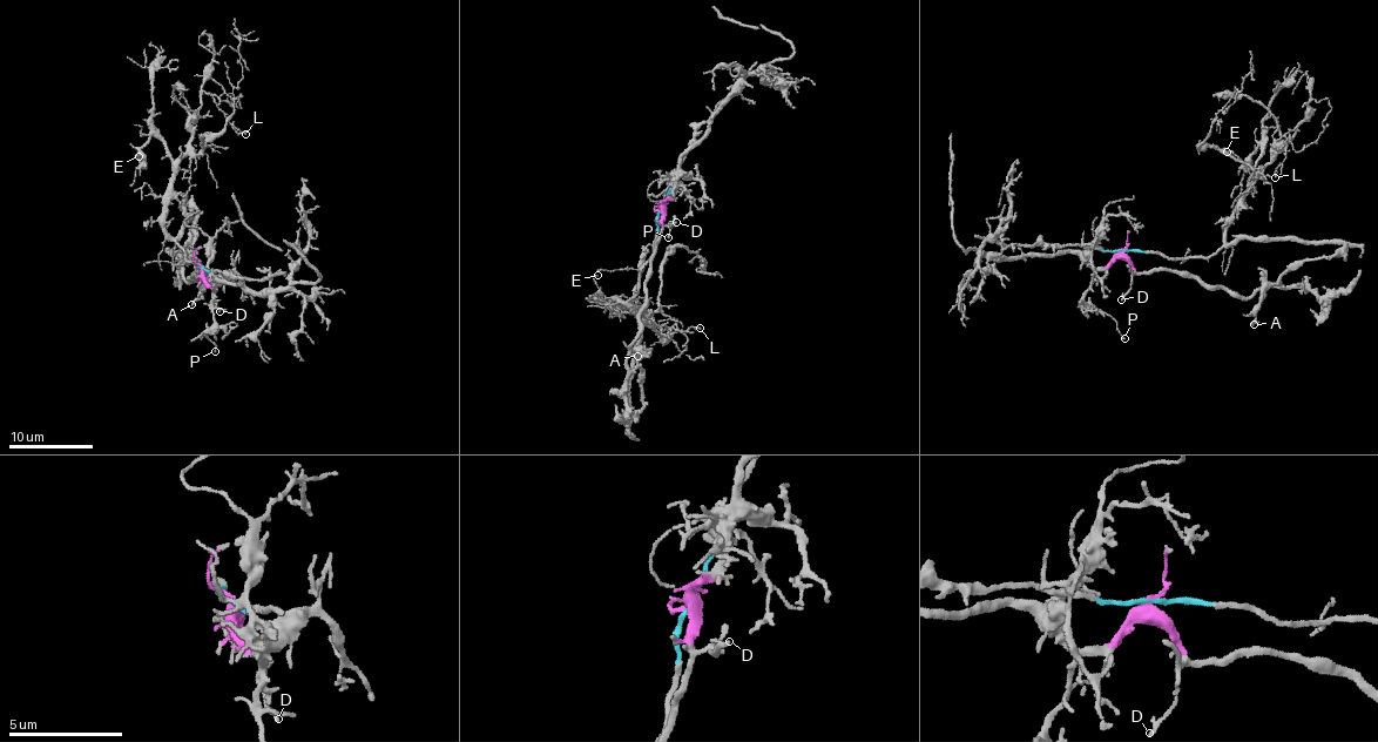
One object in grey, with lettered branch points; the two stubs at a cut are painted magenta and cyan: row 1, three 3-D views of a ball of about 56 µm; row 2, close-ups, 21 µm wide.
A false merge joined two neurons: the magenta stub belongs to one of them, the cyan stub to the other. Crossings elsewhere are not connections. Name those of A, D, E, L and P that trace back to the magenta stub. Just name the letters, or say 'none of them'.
A, D, P

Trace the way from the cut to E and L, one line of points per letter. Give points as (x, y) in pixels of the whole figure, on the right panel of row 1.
E: (1122, 250), (1211, 257), (1223, 243), (1225, 221), (1248, 187), (1262, 154), (1260, 144), (1244, 160), (1227, 152)
L: (1122, 250), (1209, 257), (1248, 177), (1296, 130), (1289, 132), (1275, 177)

